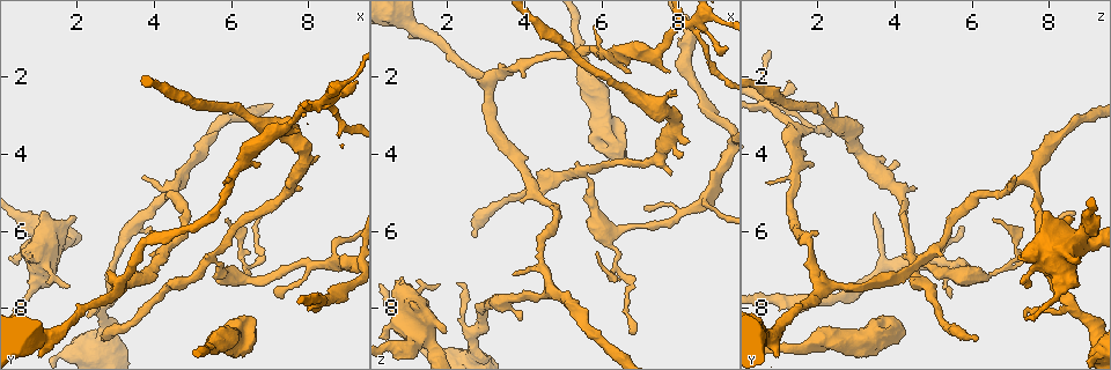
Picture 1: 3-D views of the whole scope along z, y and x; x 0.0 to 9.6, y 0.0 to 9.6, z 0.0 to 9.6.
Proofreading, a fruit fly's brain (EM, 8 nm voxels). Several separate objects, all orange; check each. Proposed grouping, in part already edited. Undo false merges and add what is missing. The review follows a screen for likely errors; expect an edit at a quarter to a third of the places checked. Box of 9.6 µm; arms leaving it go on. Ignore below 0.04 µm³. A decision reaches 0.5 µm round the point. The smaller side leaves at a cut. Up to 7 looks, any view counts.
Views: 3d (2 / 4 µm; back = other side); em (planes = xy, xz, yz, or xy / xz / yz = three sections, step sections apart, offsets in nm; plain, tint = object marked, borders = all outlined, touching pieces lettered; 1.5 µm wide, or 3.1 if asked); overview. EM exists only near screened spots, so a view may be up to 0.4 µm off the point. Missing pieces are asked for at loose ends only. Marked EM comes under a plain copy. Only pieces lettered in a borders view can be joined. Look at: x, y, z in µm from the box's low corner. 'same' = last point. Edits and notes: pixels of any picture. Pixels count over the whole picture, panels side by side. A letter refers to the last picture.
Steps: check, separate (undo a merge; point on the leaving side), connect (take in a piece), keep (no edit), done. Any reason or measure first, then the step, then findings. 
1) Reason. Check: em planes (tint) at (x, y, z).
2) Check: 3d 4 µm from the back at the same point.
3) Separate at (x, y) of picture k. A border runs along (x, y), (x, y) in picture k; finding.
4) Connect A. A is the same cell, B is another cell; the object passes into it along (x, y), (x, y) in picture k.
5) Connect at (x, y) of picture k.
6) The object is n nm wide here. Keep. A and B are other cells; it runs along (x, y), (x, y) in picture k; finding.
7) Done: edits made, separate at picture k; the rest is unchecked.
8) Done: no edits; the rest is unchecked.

Tapers out. Check: 3d 2 µm at (2.25, 8.25, 7.30).

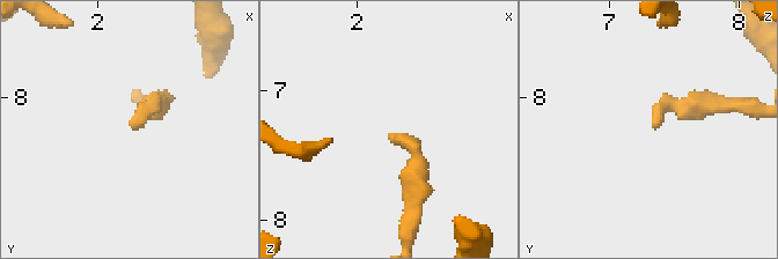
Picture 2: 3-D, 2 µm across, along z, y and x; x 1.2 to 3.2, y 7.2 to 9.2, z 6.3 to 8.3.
Need the tissue. Check: em planes (borders) at (2.30, 8.24, 7.32).

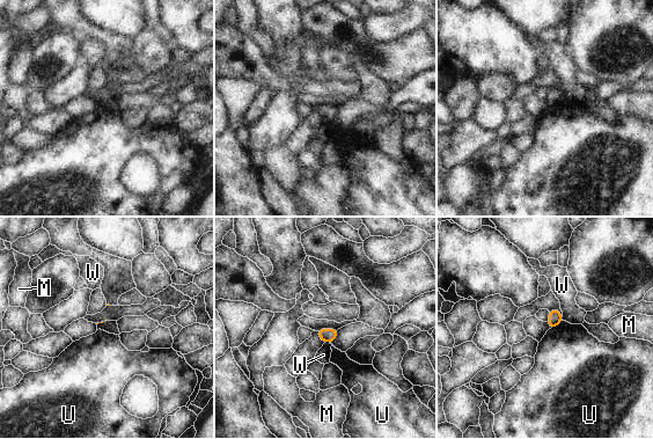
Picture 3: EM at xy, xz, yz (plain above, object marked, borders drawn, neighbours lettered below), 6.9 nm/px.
The longest contact is with U, 110 nm. Keep. M, U and W are other cells; a border runs along (562, 320), (550, 329) in picture 3; no lettered piece goes on from it.

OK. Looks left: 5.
Stops while still wide. Check: em planes (borders) at (0.80, 6.70, 7.20).

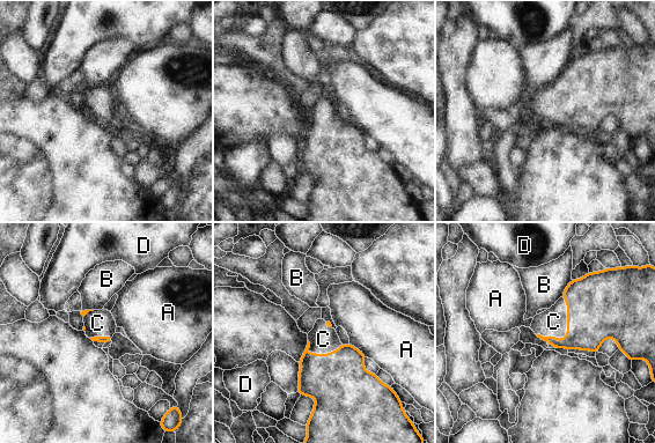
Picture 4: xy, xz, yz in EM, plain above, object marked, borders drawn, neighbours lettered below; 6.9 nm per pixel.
Connect C. C is the same cell, A, B and D are other cells; it goes on there.

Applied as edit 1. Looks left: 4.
Redraw. Check: overview.

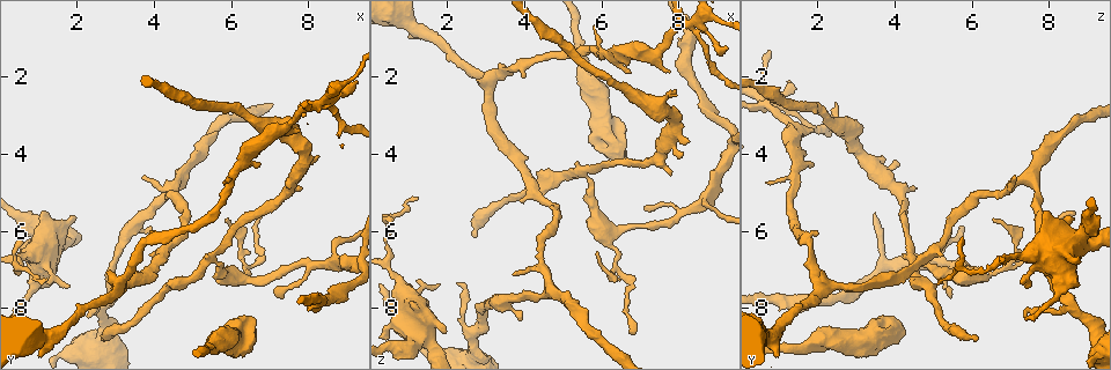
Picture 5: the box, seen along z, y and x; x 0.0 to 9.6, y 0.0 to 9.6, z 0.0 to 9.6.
An open end. Check: 3d 2 µm from the back at (6.90, 5.50, 8.70).

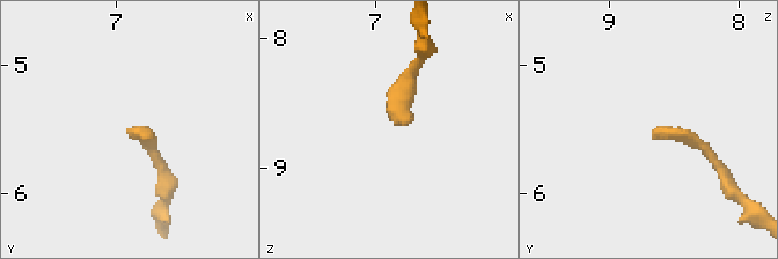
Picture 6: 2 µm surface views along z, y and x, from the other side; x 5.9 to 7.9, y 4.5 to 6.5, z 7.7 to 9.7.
Need the tissue. Check: em planes (tint) at (6.84, 5.48, 8.66).

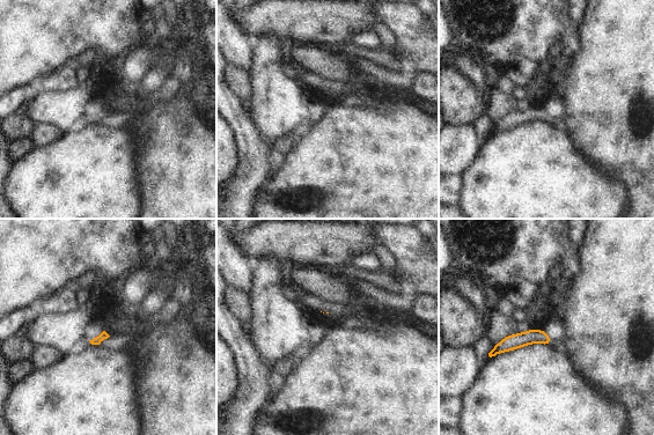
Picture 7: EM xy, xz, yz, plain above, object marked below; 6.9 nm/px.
See the neighbours. Check: em planes (borders) at the same point.

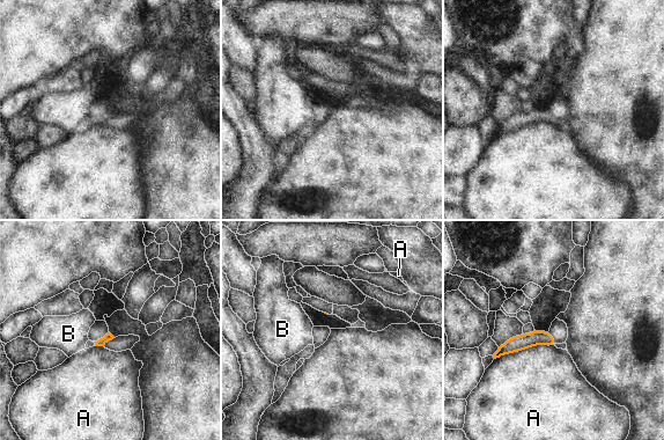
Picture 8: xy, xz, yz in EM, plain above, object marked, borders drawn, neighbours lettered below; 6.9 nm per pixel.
The longest contact is with A, 440 nm. Keep. A and B are other cells; a border runs along (554, 345), (535, 344), (494, 359) in picture 8; none of them fits.

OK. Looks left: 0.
Done: edits made, connect at picture 4; the rest is unchecked.

